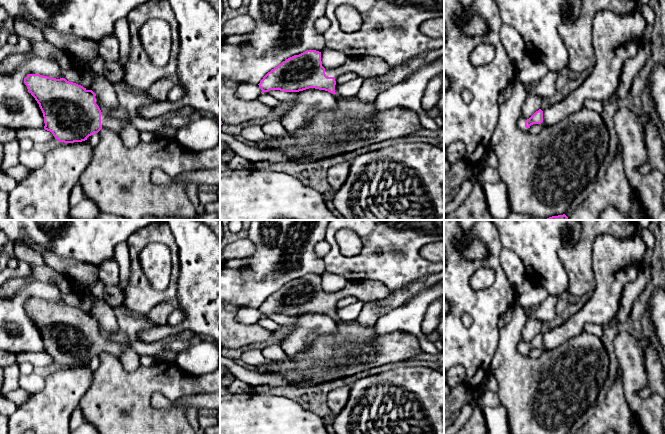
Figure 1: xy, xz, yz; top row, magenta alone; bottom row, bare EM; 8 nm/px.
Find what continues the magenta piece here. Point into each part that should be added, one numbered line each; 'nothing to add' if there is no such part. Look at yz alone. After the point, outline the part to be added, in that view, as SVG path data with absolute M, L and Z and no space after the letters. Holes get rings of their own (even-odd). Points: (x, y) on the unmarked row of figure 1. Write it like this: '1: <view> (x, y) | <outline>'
1: yz (521, 344) | M520 340L520 341L518 342L518 345L517 345L517 350L519 351L520 354L522 354L522 355L524 355L524 356L528 356L528 354L529 354L529 352L527 353L527 352L525 351L525 345L526 345L526 344L527 344L526 342L524 342L523 340Z

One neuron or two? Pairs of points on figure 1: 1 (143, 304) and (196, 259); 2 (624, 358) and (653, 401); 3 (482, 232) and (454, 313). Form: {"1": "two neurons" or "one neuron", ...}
{"1": "two neurons", "2": "one neuron", "3": "one neuron"}

